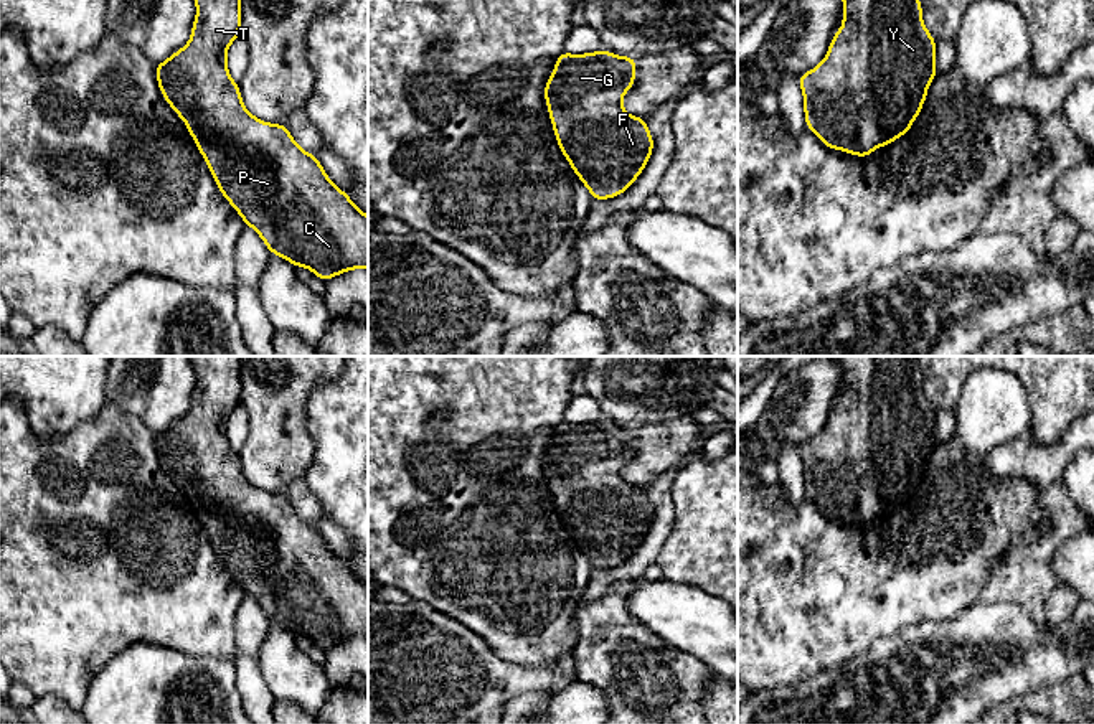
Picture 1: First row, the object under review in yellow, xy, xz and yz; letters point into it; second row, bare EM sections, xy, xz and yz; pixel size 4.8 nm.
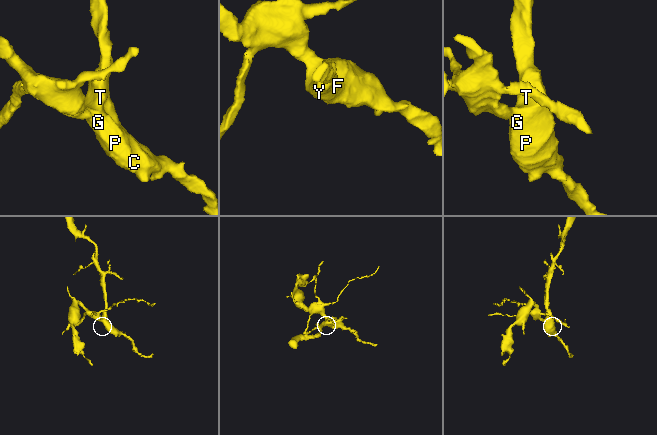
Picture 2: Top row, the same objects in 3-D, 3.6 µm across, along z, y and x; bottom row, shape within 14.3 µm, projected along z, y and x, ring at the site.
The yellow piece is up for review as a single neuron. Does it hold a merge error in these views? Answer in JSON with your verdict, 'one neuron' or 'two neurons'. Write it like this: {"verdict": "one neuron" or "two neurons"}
{"verdict": "one neuron"}

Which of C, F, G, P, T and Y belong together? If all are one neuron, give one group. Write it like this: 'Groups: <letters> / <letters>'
Groups: C F G P T Y

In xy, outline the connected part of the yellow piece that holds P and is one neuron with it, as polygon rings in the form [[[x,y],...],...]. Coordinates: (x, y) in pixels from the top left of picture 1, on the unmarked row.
[[[190,356],[196,386],[190,411],[168,429],[155,434],[158,457],[168,475],[186,493],[221,564],[276,623],[295,637],[307,637],[315,646],[328,651],[351,638],[368,638],[368,585],[351,567],[327,546],[317,524],[307,523],[290,505],[287,495],[267,493],[254,487],[241,468],[239,454],[228,440],[226,424],[241,402],[239,356]]]

